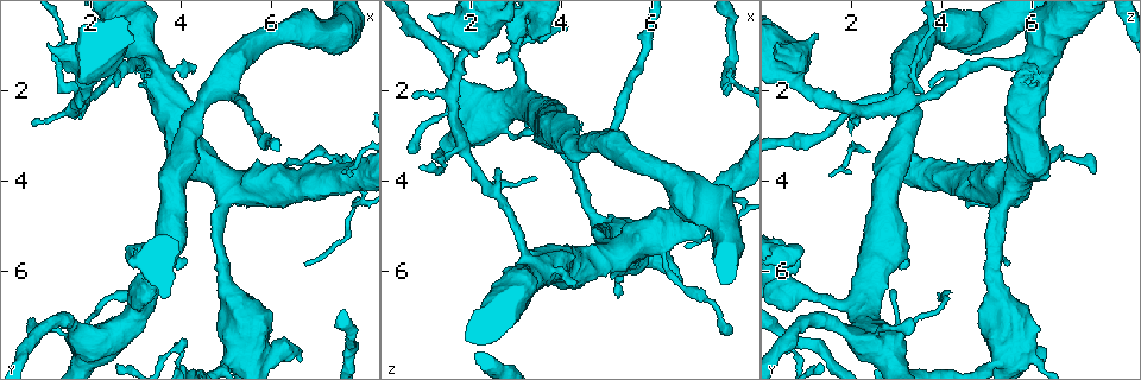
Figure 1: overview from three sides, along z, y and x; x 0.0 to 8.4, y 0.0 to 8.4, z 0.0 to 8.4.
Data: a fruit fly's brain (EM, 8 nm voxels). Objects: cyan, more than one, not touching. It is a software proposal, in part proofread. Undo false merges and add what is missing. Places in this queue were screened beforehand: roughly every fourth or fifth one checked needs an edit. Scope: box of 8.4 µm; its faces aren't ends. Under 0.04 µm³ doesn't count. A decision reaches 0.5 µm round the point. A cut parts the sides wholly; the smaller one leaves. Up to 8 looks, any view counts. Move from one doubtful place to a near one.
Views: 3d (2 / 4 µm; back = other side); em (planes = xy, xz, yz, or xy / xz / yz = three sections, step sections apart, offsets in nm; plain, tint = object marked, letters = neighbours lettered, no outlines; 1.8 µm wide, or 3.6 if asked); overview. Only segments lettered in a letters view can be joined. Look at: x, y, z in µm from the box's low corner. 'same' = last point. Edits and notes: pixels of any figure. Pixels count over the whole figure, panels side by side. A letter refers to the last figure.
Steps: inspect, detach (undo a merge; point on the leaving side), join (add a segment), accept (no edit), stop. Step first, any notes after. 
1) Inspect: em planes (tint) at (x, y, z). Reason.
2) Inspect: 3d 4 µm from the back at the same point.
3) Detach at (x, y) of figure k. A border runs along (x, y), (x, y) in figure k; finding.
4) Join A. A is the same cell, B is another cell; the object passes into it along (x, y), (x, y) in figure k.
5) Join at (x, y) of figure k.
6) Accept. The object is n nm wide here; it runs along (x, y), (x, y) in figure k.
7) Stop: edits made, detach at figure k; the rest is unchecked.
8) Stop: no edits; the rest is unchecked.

Inspect: em 3.6 µm yz step 4 (tint) at (7.60, 4.05, 4.40). Three-way junction.

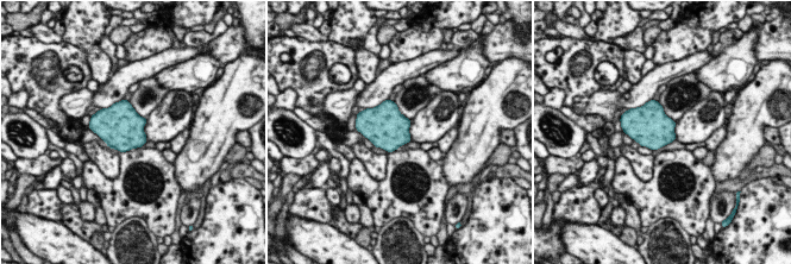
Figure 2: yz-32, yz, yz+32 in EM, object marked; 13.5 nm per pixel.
Inspect: em 3.6 µm xz step 16 (letters) at the same point. Another direction.

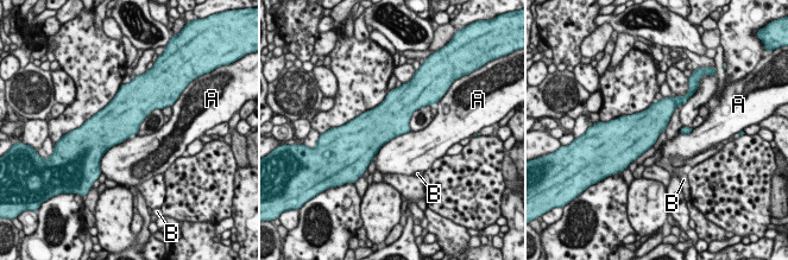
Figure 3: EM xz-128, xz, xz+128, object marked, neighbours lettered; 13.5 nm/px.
Accept. A and B are other cells; a border runs along (410, 131), (391, 138), (372, 159) in figure 3; continuous, no second neuron.

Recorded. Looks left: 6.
Inspect: em 3.6 µm planes (letters) at (2.60, 2.00, 3.80). Free end.

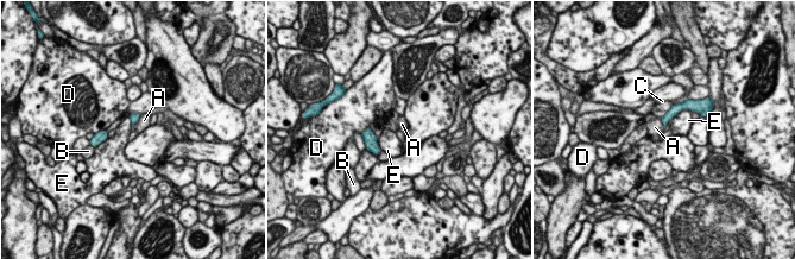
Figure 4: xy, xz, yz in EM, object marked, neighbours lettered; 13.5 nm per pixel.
Accept. The longest contact is with E, 360 nm; A, B, C, D and E are other cells; none of them fits.

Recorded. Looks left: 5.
Inspect: em xy step 4 (letters) at (4.15, 5.70, 3.20).

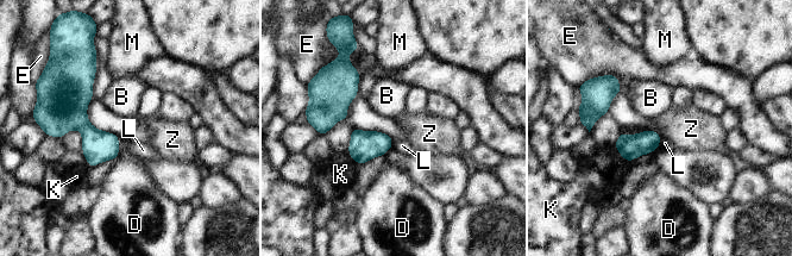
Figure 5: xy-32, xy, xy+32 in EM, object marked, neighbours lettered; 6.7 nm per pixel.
Accept. B, D, E, K, L, M and Z are other cells; no lettered segment goes on from it.

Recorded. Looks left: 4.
Stop: no edits; the rest is unchecked.

